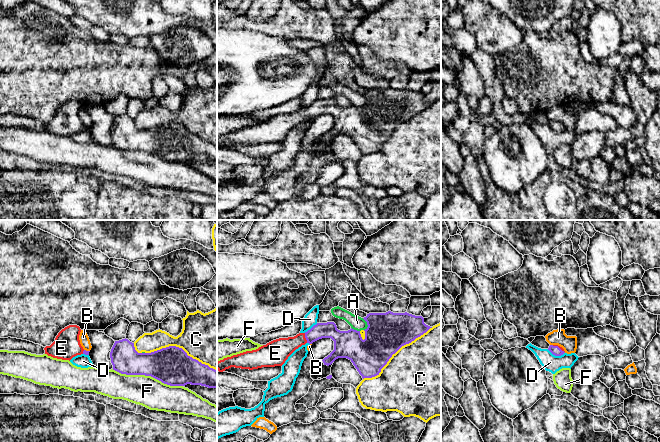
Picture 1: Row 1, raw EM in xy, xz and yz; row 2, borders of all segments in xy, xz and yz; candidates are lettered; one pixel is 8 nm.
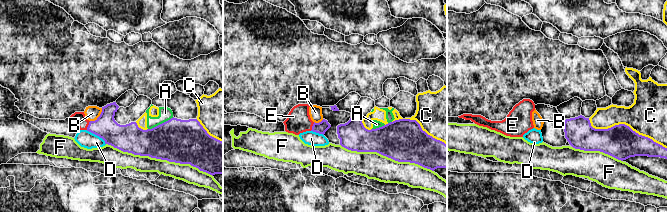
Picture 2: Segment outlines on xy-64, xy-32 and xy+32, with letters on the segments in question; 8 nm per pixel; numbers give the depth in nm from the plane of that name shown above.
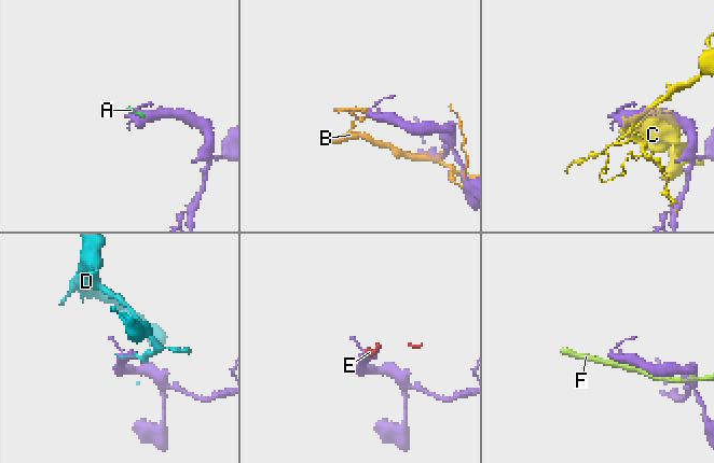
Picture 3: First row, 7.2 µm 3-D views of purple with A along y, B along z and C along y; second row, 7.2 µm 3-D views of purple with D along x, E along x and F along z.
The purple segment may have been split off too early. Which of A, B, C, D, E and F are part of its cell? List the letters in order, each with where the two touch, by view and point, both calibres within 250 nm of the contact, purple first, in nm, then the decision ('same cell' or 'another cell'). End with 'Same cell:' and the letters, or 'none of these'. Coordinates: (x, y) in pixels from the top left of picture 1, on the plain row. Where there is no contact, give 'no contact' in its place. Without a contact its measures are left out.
A: contact xz (367, 100); calibres 320 and 110 nm; another cell
B: contact yz (551, 121); calibres 80 and 130 nm; another cell
C: contact xz (395, 128); calibres 320 and 500 nm; another cell
D: contact yz (556, 131); calibres 80 and 140 nm; another cell
E: contact xz (305, 113); calibres 130 and 190 nm; same cell
F: contact xy (147, 151); calibres 300 and 240 nm; another cell
Same cell: E

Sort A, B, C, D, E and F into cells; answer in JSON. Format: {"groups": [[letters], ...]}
{"groups": [["A", "C"], ["B"], ["D"], ["E"], ["F"]]}

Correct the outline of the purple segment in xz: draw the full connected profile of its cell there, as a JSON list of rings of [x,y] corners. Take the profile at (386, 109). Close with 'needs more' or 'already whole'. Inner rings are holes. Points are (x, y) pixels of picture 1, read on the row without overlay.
[[[407,88],[369,89],[363,95],[368,101],[364,106],[364,116],[360,107],[352,104],[348,107],[340,107],[334,98],[317,99],[305,109],[299,109],[294,113],[279,114],[256,126],[224,134],[217,138],[217,146],[223,148],[231,143],[253,146],[262,143],[282,142],[288,133],[302,121],[306,119],[312,120],[322,114],[331,114],[334,117],[334,126],[322,136],[324,141],[329,142],[338,134],[347,134],[353,139],[363,155],[372,154],[379,151],[381,145],[387,140],[392,131],[402,122],[411,119],[432,104],[424,99],[422,92],[415,92]]]; needs more

